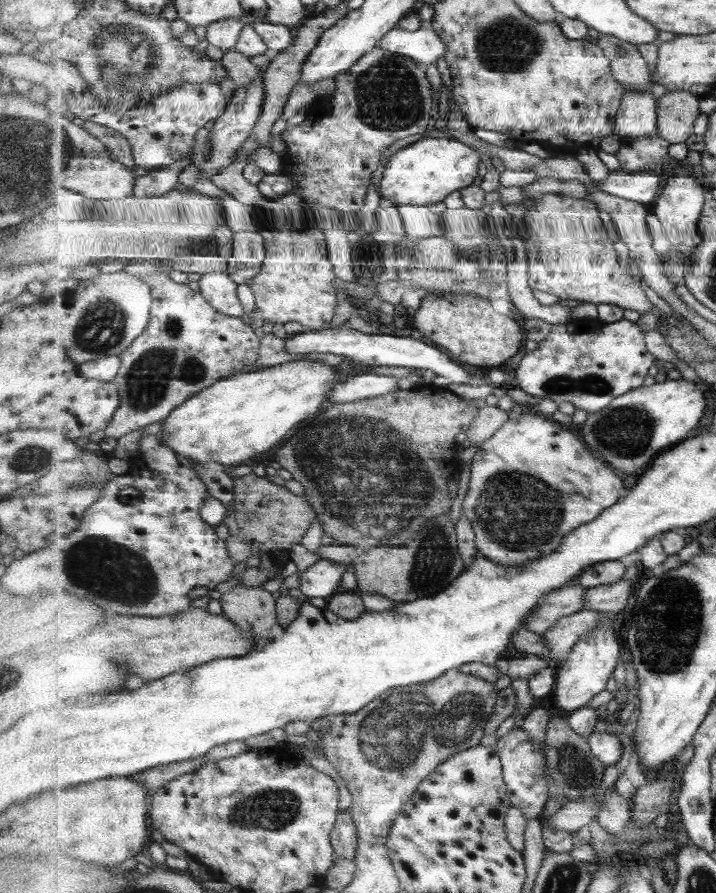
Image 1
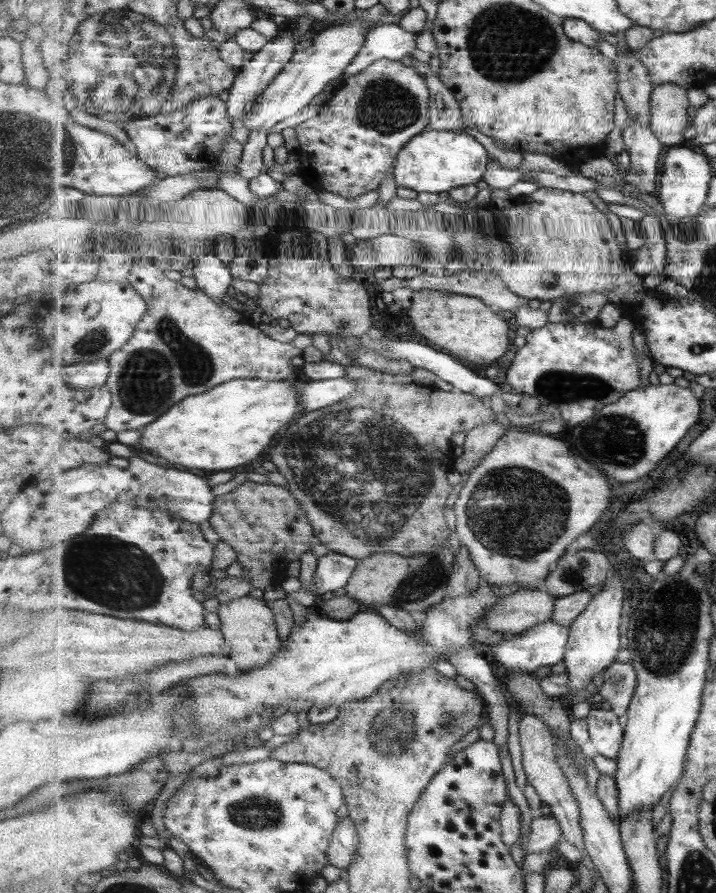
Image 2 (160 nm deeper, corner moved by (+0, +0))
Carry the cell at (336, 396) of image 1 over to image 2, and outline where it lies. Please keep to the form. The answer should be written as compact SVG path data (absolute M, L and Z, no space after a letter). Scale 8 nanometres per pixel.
M350 377L331 380L309 381L299 384L301 414L327 408L348 397L356 387L356 380Z

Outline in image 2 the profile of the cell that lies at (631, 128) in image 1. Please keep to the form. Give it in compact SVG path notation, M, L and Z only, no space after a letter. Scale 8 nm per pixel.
M628 117L623 130L626 152L630 156L630 169L625 177L638 190L657 193L660 180L661 152L663 143L651 128L643 128Z

